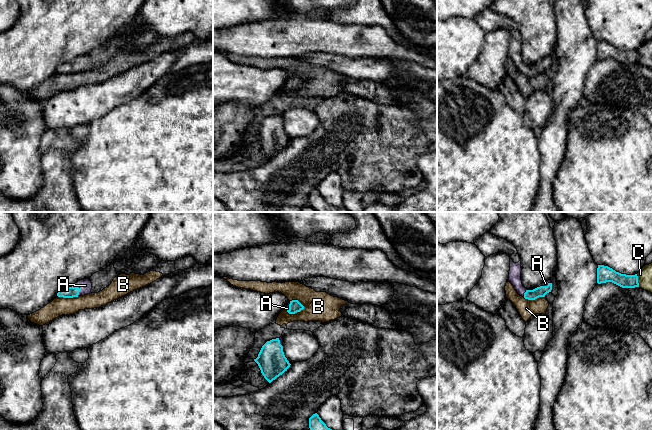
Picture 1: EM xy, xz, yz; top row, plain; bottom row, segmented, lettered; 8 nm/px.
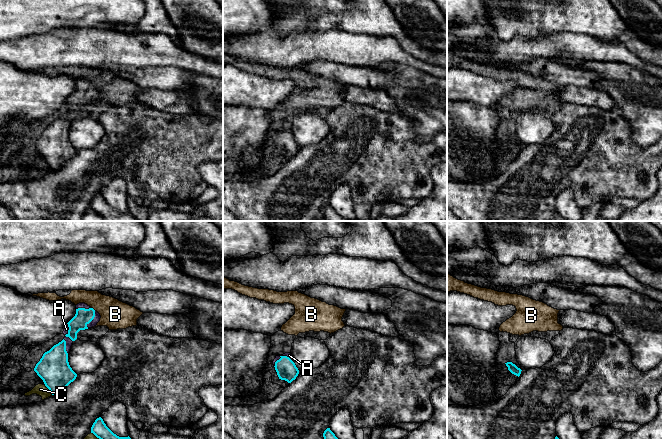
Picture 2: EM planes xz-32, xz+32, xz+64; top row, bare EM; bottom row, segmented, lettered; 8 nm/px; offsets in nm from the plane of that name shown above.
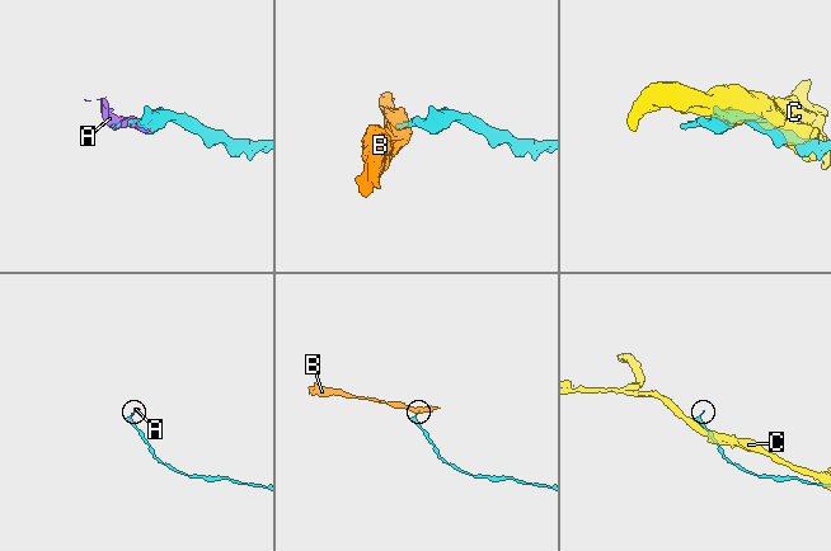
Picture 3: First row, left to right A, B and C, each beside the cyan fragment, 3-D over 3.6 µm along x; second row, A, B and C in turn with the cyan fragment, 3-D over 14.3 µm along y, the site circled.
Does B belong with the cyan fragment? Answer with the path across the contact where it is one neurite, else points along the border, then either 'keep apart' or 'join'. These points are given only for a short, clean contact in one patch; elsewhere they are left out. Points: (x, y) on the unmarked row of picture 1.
along xz (304, 82), (294, 89), (286, 87) | keep apart

